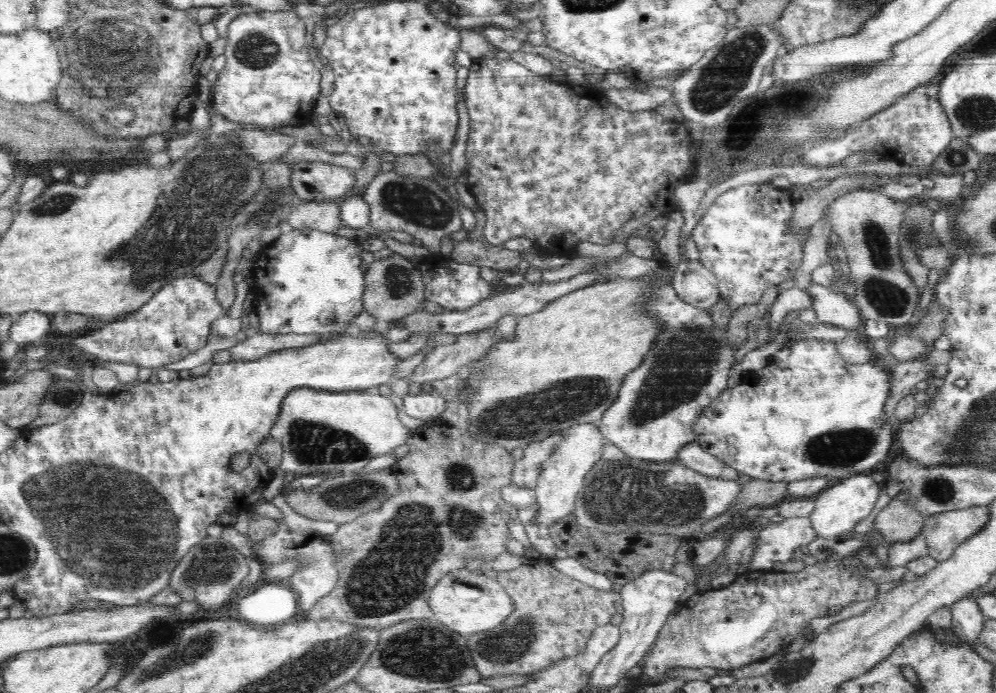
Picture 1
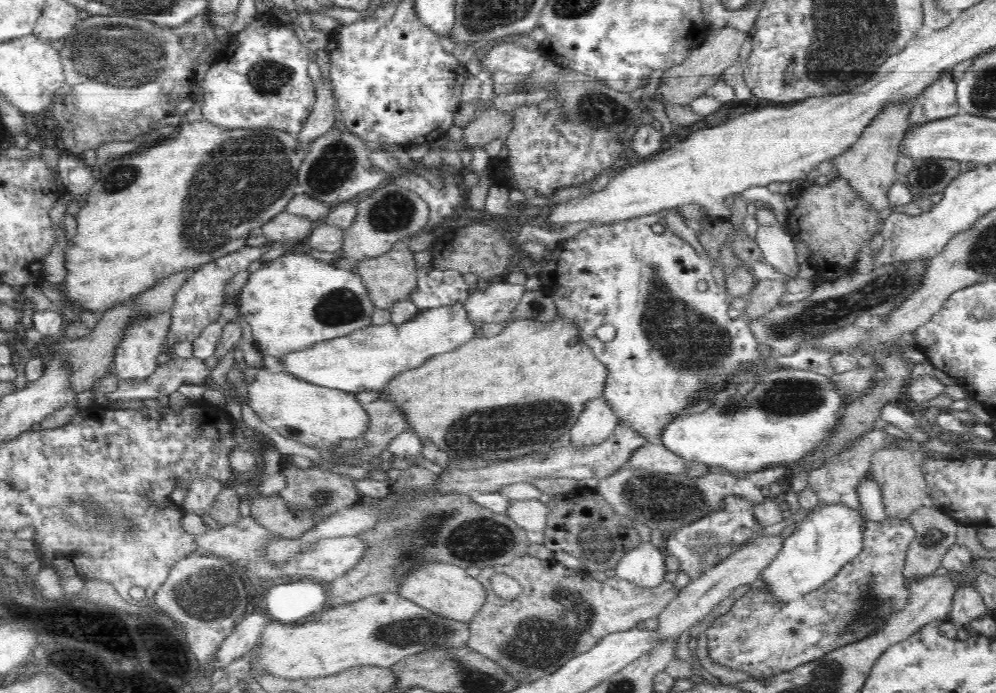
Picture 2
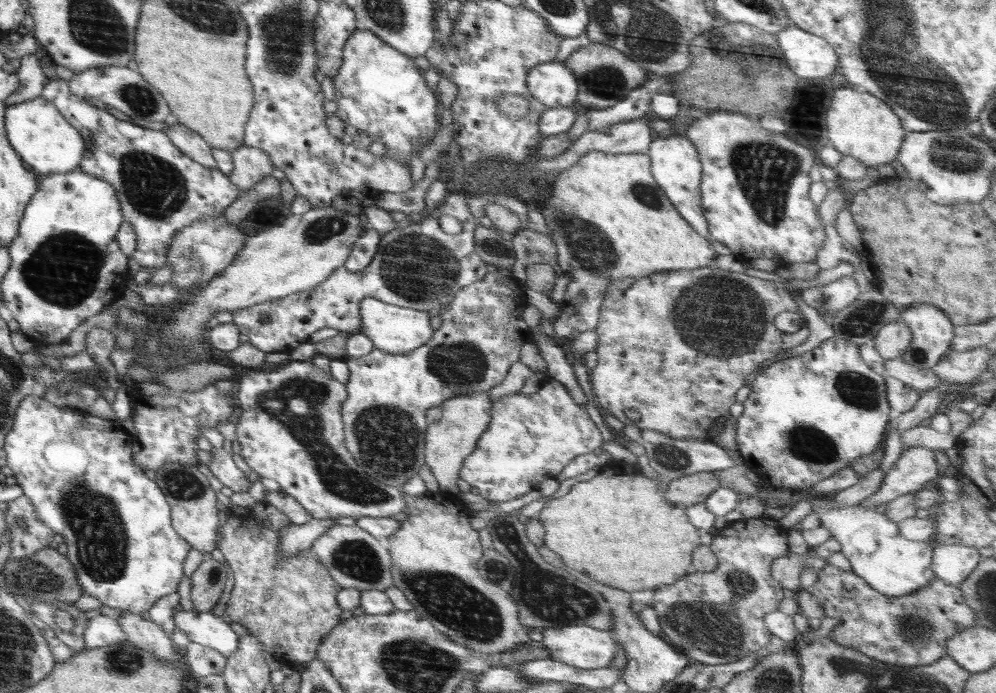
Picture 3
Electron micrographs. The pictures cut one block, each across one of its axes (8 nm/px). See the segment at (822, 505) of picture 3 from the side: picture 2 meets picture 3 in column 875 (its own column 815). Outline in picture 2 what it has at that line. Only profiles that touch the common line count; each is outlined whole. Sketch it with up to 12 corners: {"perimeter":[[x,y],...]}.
{"perimeter":[[860,508],[807,514],[759,574],[778,601],[820,588],[863,547]]}

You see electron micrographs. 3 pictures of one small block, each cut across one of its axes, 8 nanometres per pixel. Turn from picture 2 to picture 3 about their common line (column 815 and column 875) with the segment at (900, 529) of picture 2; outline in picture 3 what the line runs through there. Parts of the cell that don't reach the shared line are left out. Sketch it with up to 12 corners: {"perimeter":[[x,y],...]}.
{"perimeter":[[827,564],[806,590],[829,637],[883,663],[932,664],[976,625],[959,586],[880,594]]}

